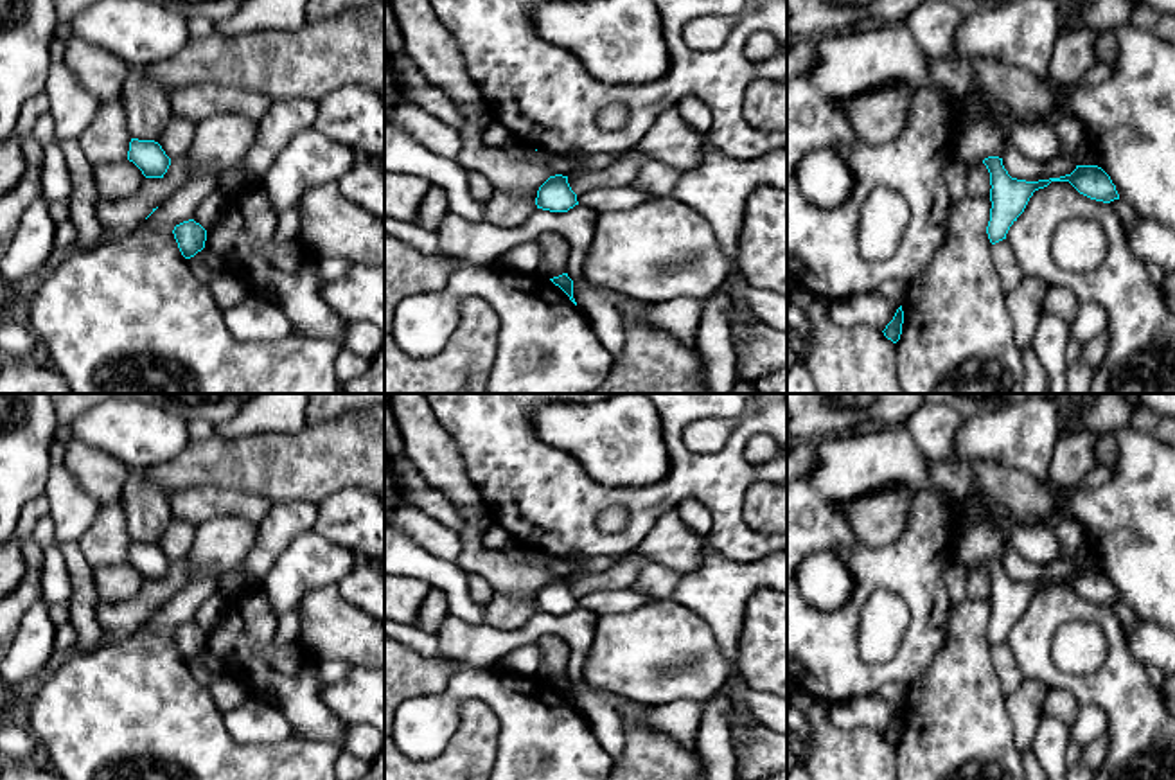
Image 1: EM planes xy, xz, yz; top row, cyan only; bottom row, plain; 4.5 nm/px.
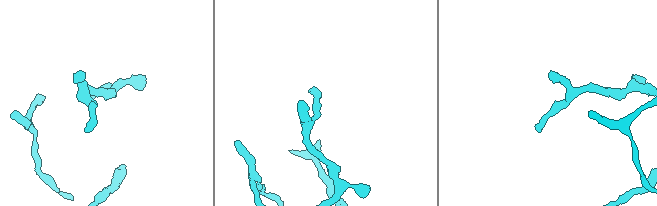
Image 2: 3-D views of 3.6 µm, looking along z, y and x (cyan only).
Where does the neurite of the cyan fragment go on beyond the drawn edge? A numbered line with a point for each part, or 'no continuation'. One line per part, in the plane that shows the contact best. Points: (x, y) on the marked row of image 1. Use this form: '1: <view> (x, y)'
no continuation

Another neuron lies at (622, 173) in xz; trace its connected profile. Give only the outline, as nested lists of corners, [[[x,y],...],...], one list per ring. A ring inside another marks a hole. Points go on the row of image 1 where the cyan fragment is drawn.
[[[640,147],[625,151],[614,164],[586,171],[580,174],[570,174],[568,183],[577,196],[598,187],[625,187],[631,185],[641,169],[641,165],[650,160]]]

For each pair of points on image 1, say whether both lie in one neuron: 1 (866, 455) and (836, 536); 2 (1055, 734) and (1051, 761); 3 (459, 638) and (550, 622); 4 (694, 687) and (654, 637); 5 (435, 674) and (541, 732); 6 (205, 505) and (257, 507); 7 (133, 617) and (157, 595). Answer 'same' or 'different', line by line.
1: same
2: same
3: same
4: same
5: different
6: same
7: same

